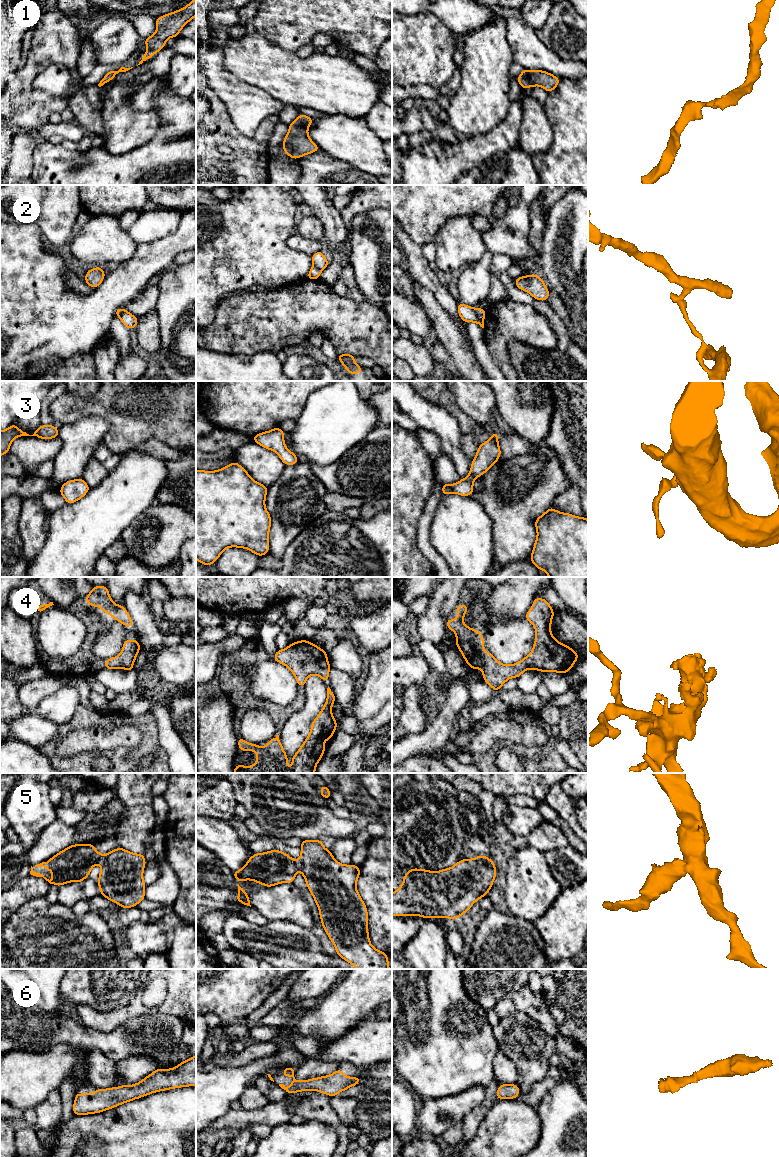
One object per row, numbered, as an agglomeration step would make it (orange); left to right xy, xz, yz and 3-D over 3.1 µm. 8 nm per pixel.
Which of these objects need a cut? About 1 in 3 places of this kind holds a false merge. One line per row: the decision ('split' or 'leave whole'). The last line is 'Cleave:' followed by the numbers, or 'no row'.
1: leave whole
2: split
3: leave whole
4: leave whole
5: split
6: leave whole
Cleave: 2, 5

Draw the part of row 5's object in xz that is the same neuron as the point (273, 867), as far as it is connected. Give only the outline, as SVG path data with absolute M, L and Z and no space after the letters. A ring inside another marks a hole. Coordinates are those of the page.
M279 850L253 854L245 866L234 871L233 875L239 881L253 880L267 887L279 883L292 883L296 872L300 869L299 862Z

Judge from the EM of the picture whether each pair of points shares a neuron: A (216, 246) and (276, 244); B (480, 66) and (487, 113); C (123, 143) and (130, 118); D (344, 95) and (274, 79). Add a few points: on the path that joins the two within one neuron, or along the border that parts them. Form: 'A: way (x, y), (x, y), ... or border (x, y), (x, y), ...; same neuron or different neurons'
A: way (231, 246), (261, 246); same neuron
B: way (484, 78), (484, 101); same neuron
C: way (123, 137), (126, 124); same neuron
D: way (327, 83), (301, 82), (291, 79); same neuron

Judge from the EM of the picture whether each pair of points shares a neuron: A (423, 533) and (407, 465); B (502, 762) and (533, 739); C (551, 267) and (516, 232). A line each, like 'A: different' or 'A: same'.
A: different
B: different
C: different

